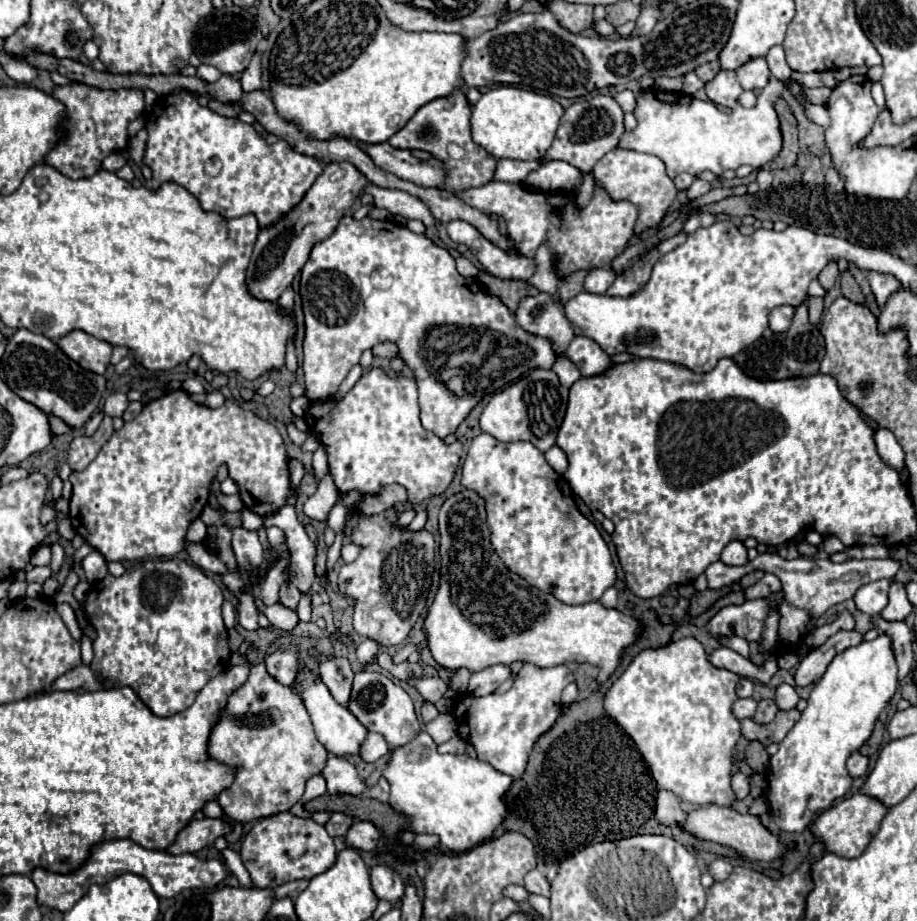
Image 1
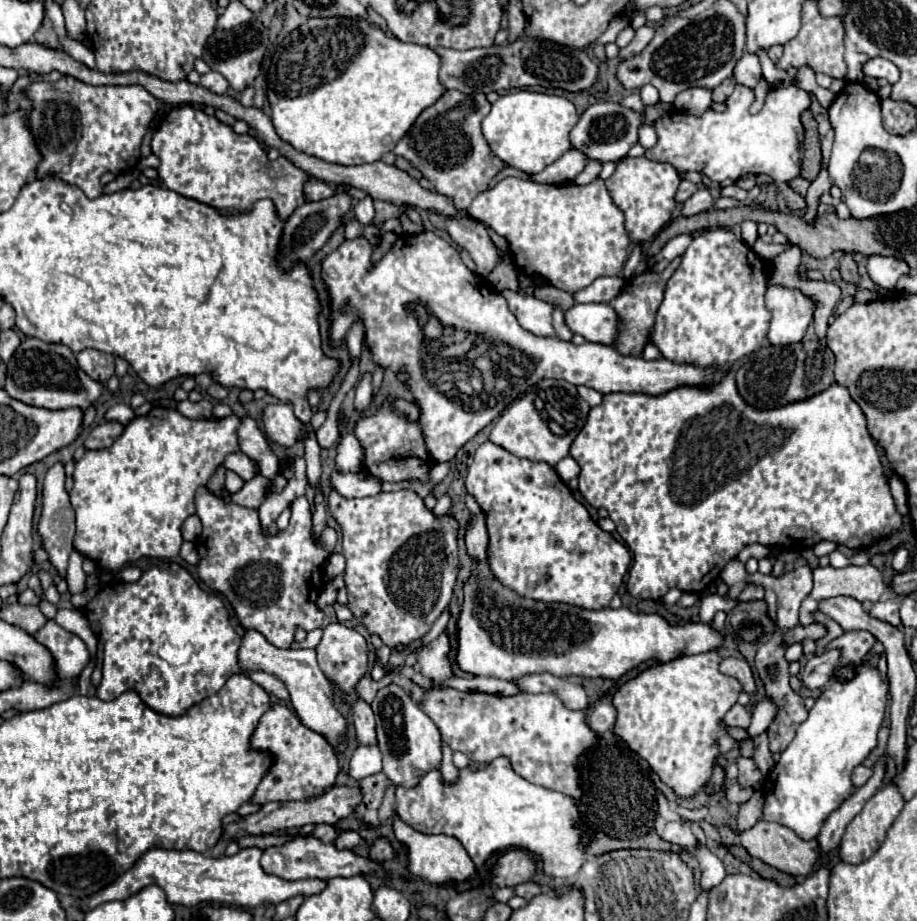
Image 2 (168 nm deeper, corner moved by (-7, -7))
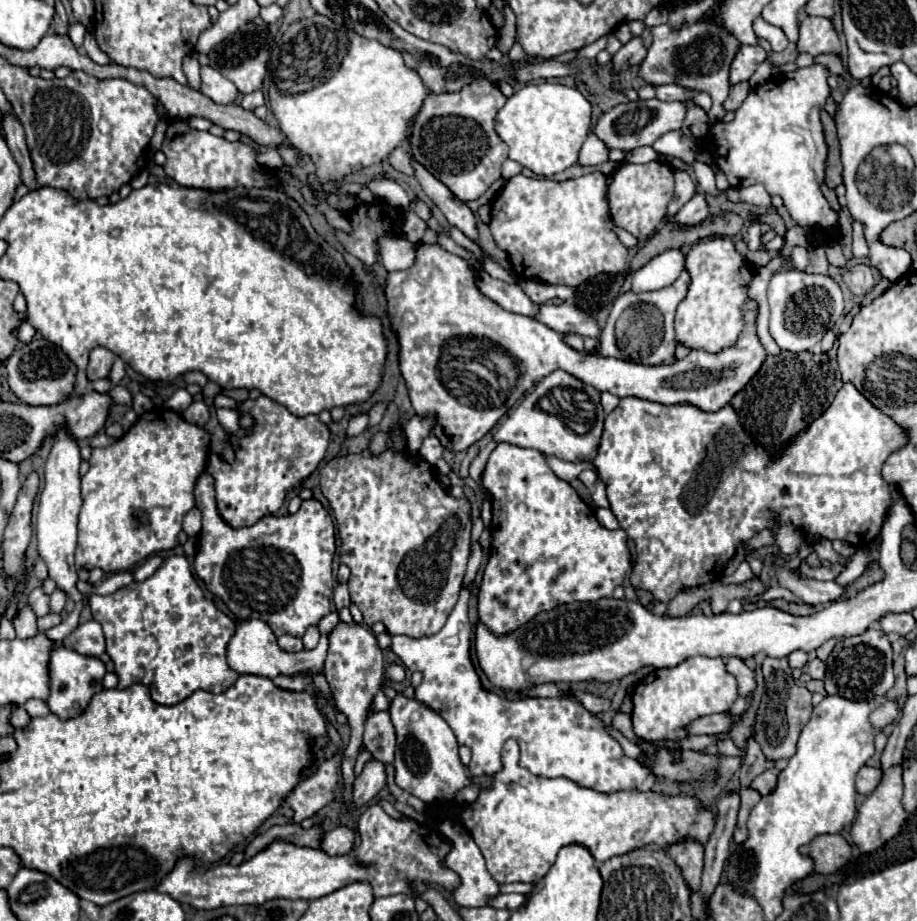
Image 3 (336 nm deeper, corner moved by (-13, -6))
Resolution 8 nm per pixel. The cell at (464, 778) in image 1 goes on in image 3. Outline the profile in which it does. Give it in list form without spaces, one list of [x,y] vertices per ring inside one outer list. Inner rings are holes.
[[[508,740],[504,744],[502,748],[504,768],[494,776],[494,788],[482,790],[480,798],[474,804],[464,808],[438,804],[436,808],[436,812],[442,814],[444,818],[466,826],[466,830],[482,850],[482,856],[486,858],[488,872],[494,876],[498,884],[508,884],[508,882],[534,884],[534,880],[544,878],[548,868],[554,864],[558,850],[562,846],[568,846],[570,842],[578,842],[586,846],[598,862],[606,862],[612,856],[622,856],[626,852],[632,852],[634,848],[646,848],[652,844],[656,844],[658,848],[668,848],[684,840],[706,844],[714,830],[716,812],[712,808],[704,808],[698,798],[686,794],[664,796],[660,792],[640,792],[640,790],[618,790],[612,794],[604,794],[604,792],[576,786],[576,782],[568,778],[540,778],[518,764],[516,748],[518,744],[514,740]]]

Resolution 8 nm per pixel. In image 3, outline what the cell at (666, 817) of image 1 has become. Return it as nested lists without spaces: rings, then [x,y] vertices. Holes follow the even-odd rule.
[[[686,840],[670,846],[666,854],[676,862],[676,866],[680,866],[680,872],[684,874],[688,888],[692,892],[698,892],[702,878],[702,864],[704,864],[704,846],[700,842]]]

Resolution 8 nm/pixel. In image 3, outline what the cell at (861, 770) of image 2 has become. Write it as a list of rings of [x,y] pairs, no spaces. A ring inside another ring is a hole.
[[[864,766],[858,776],[856,776],[856,790],[860,794],[870,794],[882,780],[882,770],[880,768],[868,768]]]

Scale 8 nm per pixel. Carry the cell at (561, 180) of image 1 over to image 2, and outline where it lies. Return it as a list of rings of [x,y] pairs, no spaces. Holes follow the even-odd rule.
[[[590,161],[586,167],[584,167],[584,171],[582,173],[578,173],[574,179],[572,179],[572,183],[578,183],[578,185],[588,185],[588,183],[592,183],[596,177],[598,177],[598,173],[600,173],[600,163],[596,163],[596,161]]]

